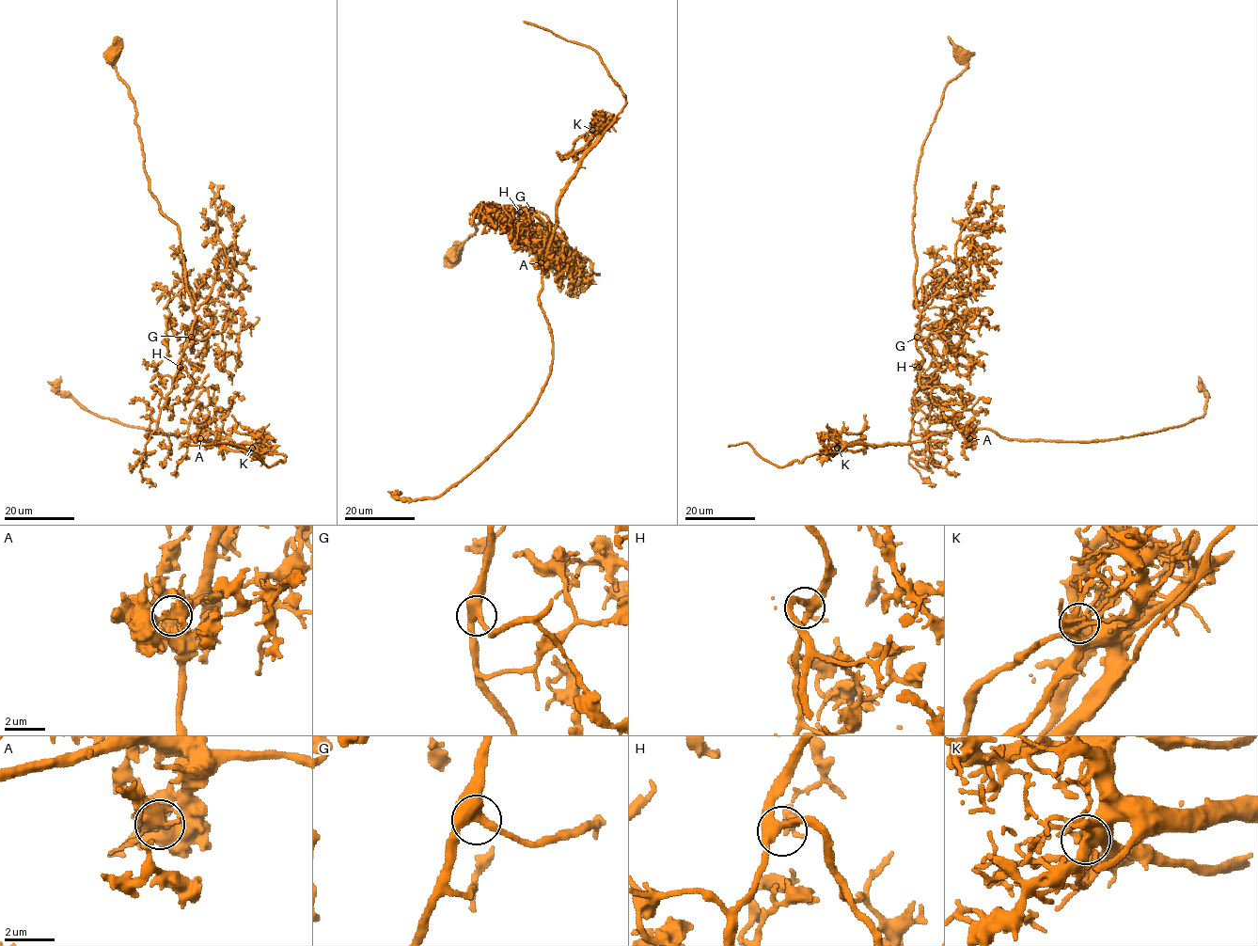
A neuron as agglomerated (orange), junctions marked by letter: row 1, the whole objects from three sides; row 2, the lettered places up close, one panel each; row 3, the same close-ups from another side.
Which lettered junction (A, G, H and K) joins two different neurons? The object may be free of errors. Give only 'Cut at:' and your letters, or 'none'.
Cut at: A

